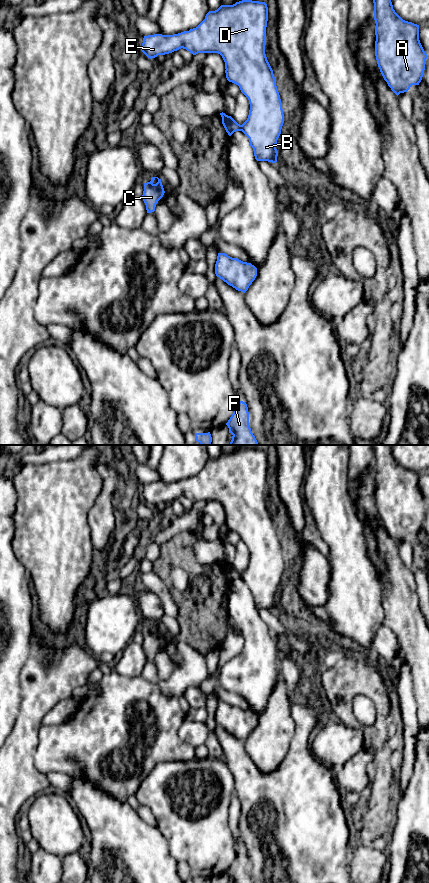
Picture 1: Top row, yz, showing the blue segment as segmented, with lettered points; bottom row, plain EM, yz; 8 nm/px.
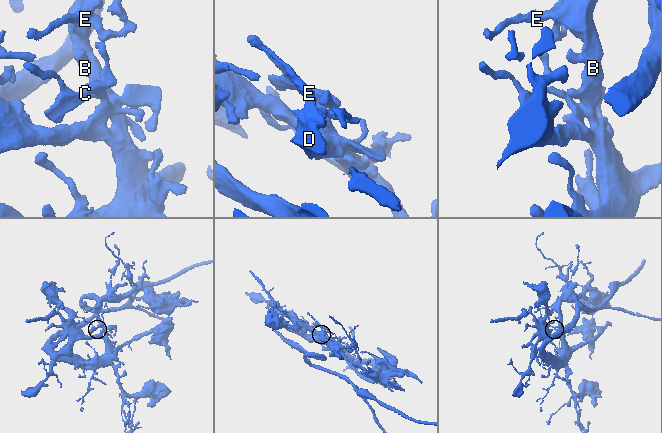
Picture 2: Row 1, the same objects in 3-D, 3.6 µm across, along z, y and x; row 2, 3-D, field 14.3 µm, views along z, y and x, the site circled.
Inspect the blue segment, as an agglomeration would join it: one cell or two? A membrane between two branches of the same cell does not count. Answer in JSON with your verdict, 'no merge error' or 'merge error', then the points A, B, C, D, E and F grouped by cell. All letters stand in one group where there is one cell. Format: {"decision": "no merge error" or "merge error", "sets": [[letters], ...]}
{"decision": "no merge error", "sets": [["A", "B", "C", "D", "E", "F"]]}

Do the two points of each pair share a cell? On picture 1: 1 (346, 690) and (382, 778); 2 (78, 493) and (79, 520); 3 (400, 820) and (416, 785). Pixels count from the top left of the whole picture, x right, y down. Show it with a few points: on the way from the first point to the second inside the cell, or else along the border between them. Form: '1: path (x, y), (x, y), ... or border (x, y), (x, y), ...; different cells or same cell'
1: path (346, 712), (375, 741), (381, 756); same cell
2: path (78, 500), (78, 513); same cell
3: path (409, 811), (416, 804), (416, 794); same cell

